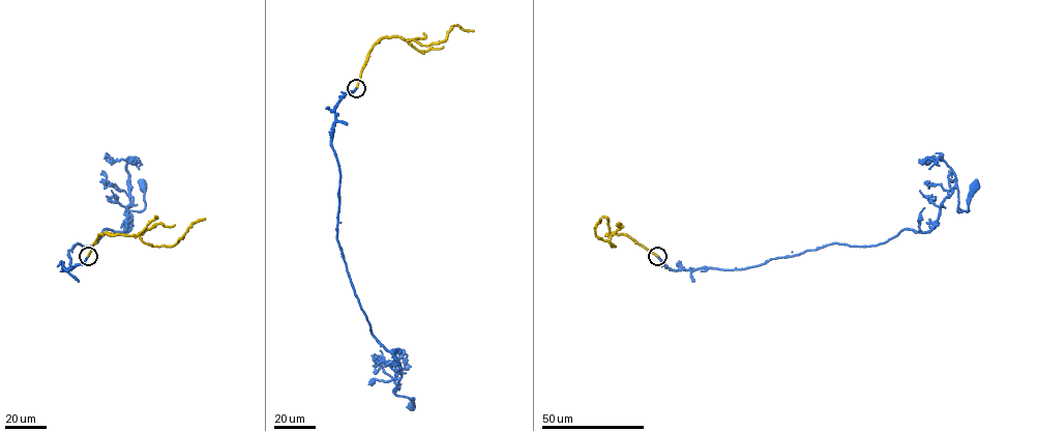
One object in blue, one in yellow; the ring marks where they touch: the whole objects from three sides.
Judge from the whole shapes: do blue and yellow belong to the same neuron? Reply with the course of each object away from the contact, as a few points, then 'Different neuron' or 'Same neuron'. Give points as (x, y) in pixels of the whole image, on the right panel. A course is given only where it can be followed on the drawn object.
Course of blue: (657, 256), (675, 270), (735, 269), (875, 246), (928, 232), (955, 187), (967, 211), (974, 187). Course of yellow: (657, 256), (627, 236), (606, 234), (615, 246), (598, 238), (594, 227), (600, 219). Same neuron

